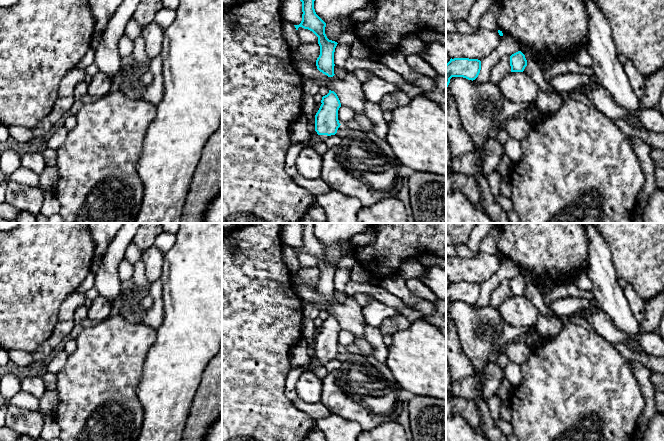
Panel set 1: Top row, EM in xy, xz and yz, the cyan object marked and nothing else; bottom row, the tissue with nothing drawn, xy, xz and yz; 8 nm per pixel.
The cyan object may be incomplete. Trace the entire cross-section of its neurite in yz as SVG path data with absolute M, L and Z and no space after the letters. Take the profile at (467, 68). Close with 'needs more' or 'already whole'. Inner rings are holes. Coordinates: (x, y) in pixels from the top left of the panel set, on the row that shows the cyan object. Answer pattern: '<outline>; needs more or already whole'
M454 58L446 64L446 89L452 77L475 80L481 70L481 61L469 58Z; already whole

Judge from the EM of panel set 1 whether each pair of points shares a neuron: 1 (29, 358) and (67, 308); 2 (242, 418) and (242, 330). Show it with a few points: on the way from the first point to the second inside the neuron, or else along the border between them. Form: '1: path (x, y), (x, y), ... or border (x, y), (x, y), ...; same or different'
1: path (43, 351), (61, 333), (66, 322); same
2: path (241, 396), (241, 352); same

